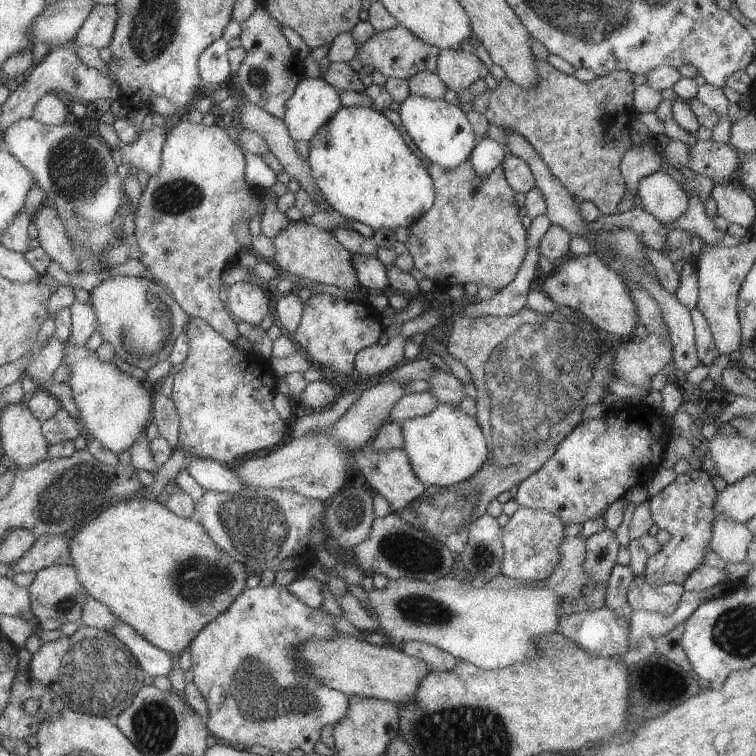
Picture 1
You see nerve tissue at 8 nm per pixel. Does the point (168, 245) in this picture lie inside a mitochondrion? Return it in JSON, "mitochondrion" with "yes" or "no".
{"mitochondrion":"no"}

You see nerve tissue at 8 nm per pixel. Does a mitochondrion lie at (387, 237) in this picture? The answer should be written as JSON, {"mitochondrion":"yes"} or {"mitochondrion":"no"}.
{"mitochondrion":"no"}

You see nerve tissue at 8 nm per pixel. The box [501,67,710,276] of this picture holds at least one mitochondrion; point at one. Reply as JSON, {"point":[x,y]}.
{"point":[625,246]}

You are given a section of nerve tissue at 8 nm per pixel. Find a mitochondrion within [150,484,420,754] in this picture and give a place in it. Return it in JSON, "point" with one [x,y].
{"point":[263,689]}

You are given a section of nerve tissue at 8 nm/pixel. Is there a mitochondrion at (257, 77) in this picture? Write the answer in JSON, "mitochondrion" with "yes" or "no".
{"mitochondrion":"yes"}

